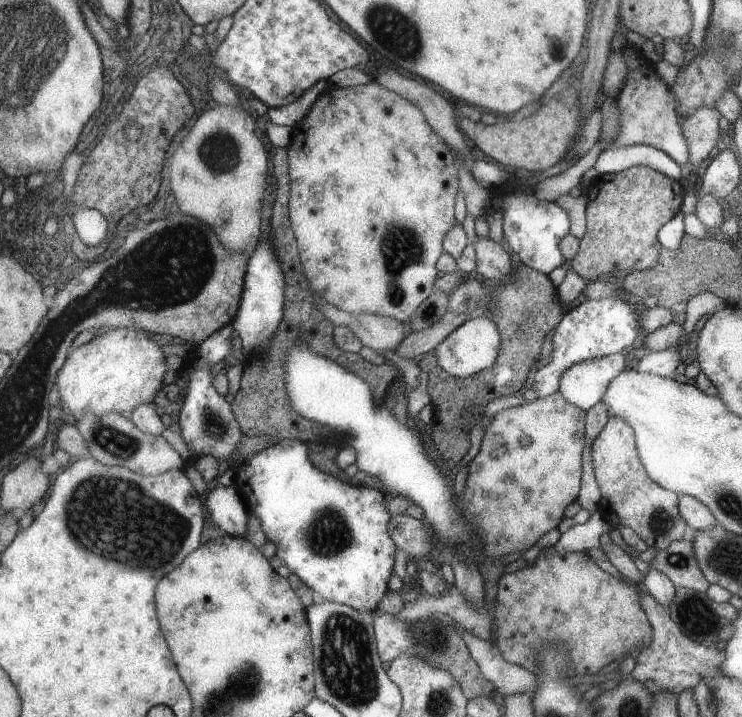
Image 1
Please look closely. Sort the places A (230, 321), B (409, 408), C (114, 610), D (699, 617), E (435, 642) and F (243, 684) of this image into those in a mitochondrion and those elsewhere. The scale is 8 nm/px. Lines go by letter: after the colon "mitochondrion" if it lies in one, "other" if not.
A: other
B: other
C: other
D: mitochondrion
E: mitochondrion
F: mitochondrion

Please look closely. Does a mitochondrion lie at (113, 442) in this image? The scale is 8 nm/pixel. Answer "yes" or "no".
yes

